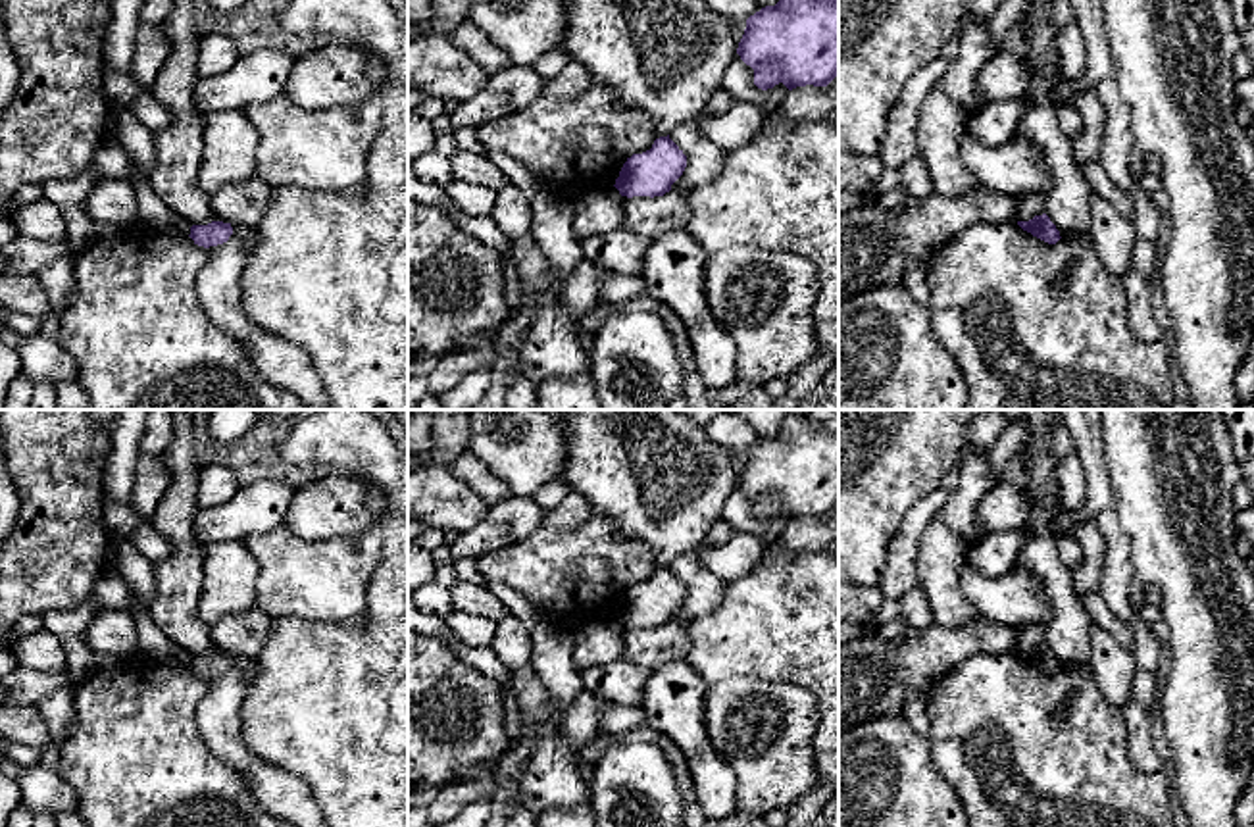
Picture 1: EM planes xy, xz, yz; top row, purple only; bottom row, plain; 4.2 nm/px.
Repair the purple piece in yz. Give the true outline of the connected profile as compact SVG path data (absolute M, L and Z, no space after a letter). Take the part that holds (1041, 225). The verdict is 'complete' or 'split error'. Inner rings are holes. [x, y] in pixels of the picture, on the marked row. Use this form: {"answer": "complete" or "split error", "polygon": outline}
{"answer": "complete", "polygon": "M1046 213L1042 215L1035 215L1029 221L1017 221L1017 225L1031 233L1033 237L1048 242L1048 244L1056 244L1062 237L1060 231L1056 229L1056 225L1050 221L1050 217Z"}

